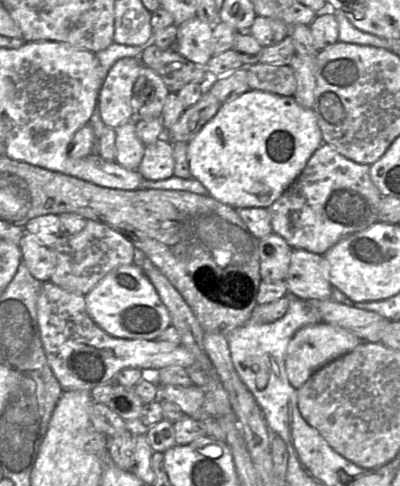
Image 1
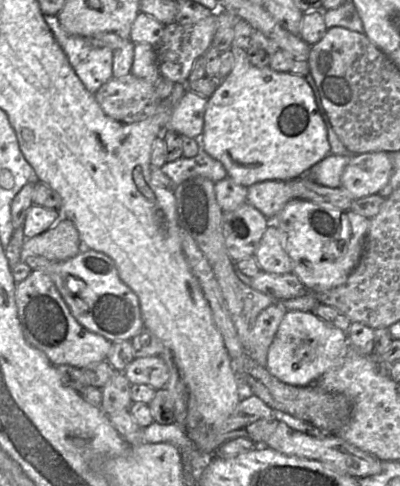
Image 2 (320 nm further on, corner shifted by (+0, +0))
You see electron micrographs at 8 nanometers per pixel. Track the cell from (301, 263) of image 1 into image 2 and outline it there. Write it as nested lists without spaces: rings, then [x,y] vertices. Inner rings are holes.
[[[269,220],[253,256],[260,270],[264,272],[271,274],[292,272],[290,258],[283,248],[282,234],[276,225]]]

